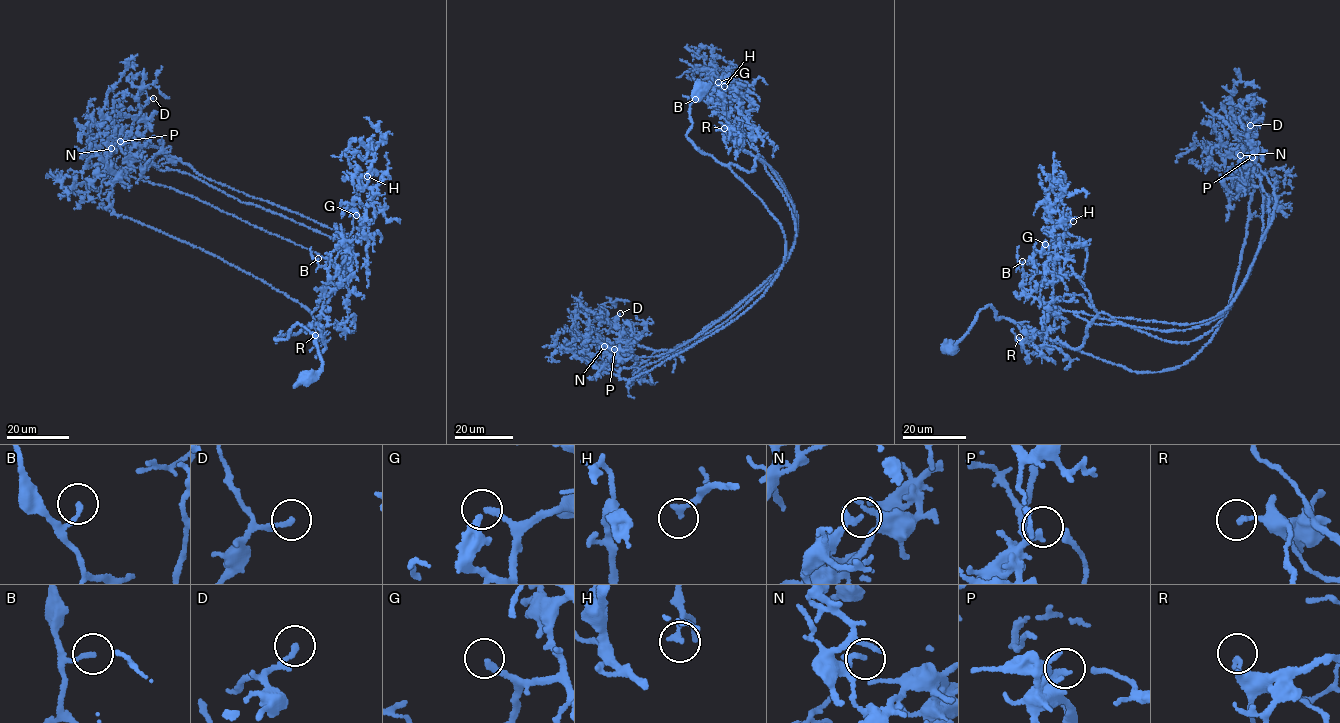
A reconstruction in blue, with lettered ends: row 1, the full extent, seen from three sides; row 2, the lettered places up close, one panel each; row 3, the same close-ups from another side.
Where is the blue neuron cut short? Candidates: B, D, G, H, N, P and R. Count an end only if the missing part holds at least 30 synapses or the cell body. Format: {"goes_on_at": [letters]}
{"goes_on_at": ["G"]}

